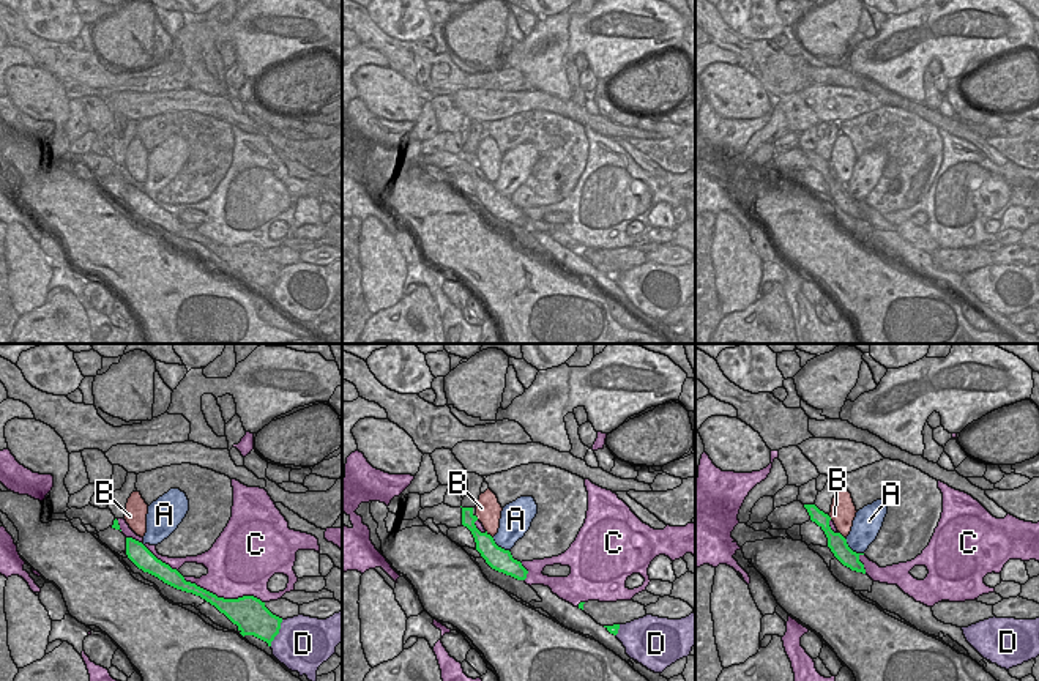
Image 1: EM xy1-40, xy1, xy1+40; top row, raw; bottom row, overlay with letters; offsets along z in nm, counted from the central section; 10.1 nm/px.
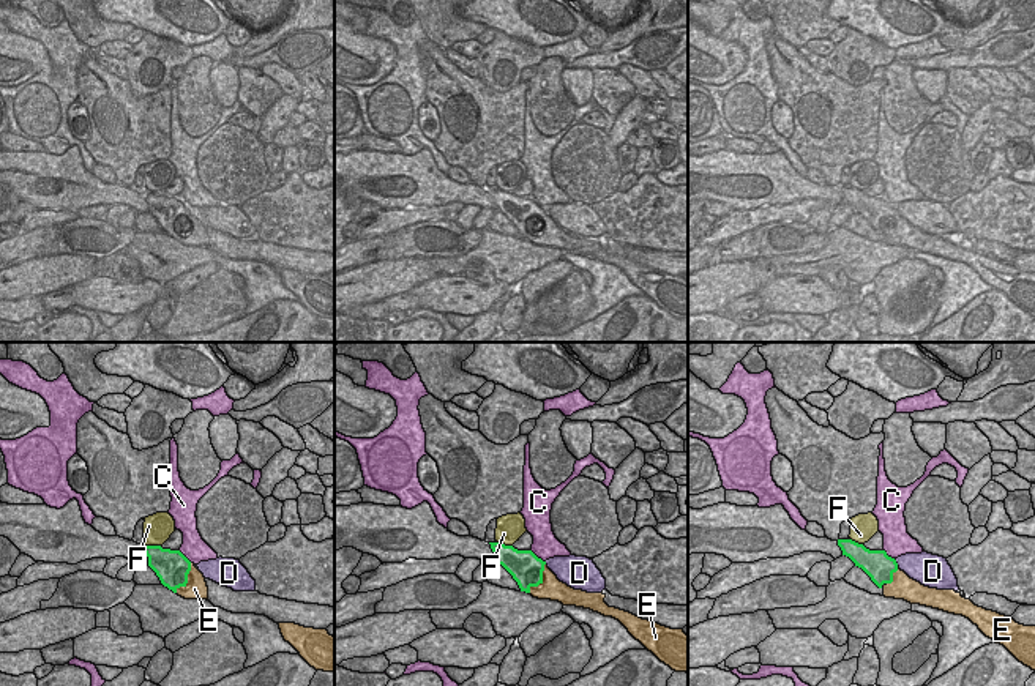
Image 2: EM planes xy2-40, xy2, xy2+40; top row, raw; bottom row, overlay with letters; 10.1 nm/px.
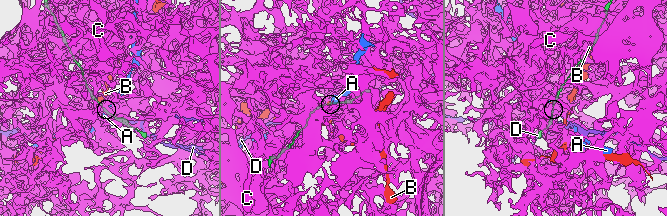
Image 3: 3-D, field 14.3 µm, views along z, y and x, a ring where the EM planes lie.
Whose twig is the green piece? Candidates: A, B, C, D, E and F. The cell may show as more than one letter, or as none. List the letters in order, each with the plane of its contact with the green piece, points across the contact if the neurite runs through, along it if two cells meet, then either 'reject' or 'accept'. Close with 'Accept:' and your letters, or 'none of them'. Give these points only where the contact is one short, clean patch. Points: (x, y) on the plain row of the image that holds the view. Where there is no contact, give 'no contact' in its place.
A: xy1+40 | along xy1+40 (844, 185), (853, 197), (863, 200) | reject
B: xy1 | reject
C: xy1-40 | reject
D: xy1-40 | reject
E: xy2 | across xy2 (526, 215), (541, 227), (551, 235) | accept
F: xy2-40 | along xy2-40 (145, 191), (160, 193) | reject
Accept: E

